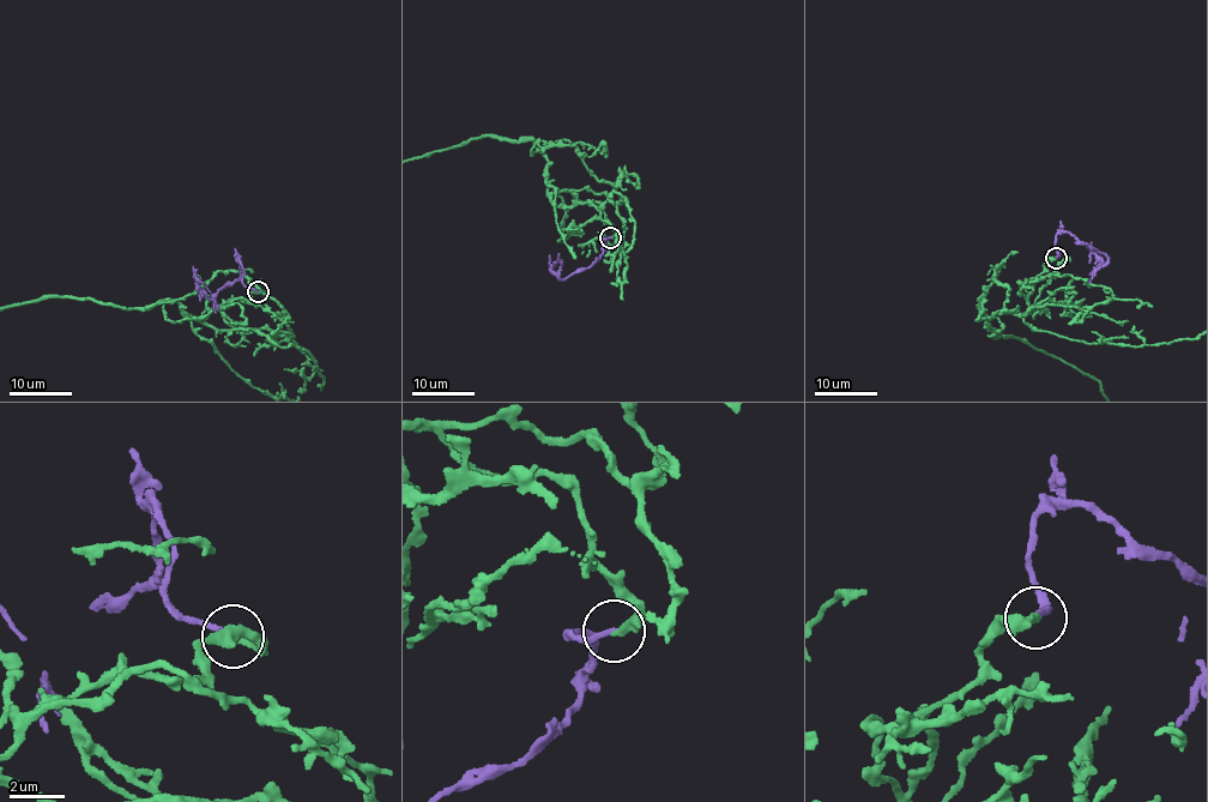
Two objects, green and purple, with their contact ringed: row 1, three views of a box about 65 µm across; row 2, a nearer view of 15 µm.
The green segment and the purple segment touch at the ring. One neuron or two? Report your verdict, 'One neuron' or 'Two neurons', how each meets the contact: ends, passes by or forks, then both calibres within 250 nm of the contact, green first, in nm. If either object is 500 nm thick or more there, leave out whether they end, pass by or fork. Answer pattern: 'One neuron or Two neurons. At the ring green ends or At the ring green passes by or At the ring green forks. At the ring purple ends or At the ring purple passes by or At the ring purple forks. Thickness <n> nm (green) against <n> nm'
One neuron. At the ring green ends. At the ring purple ends. Thickness 220 nm (green) against 190 nm

